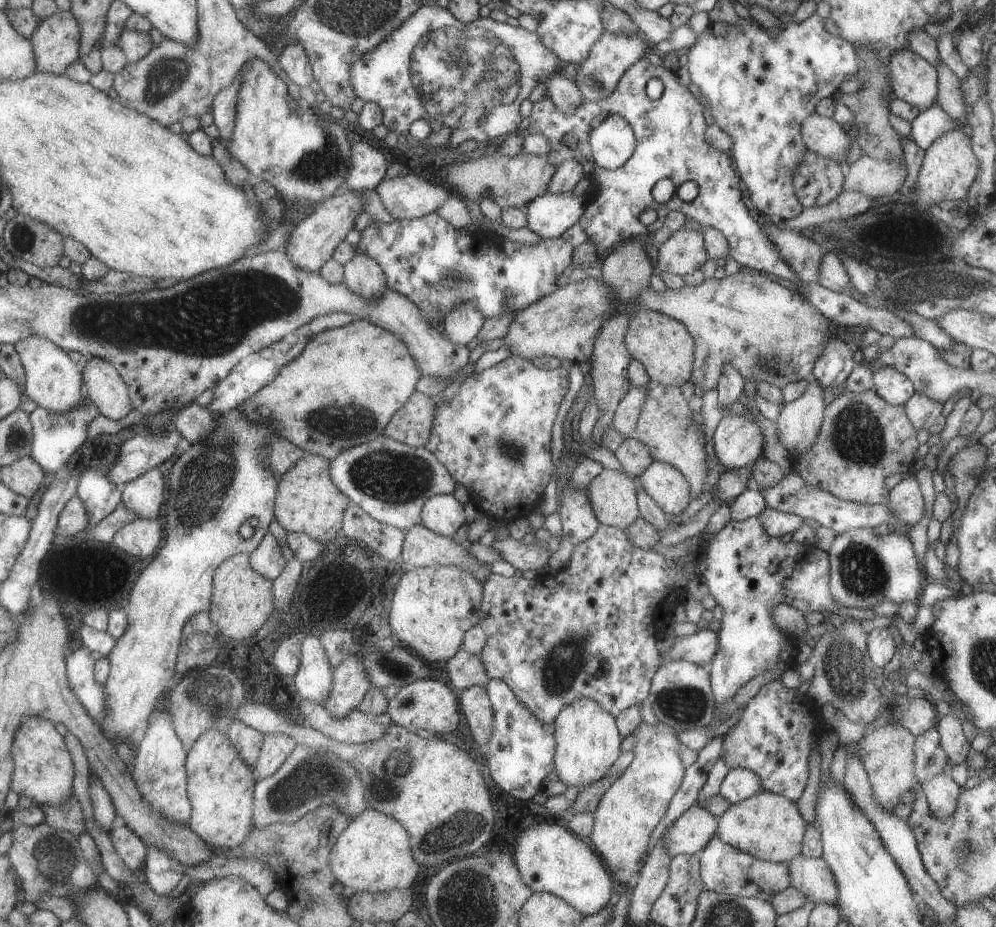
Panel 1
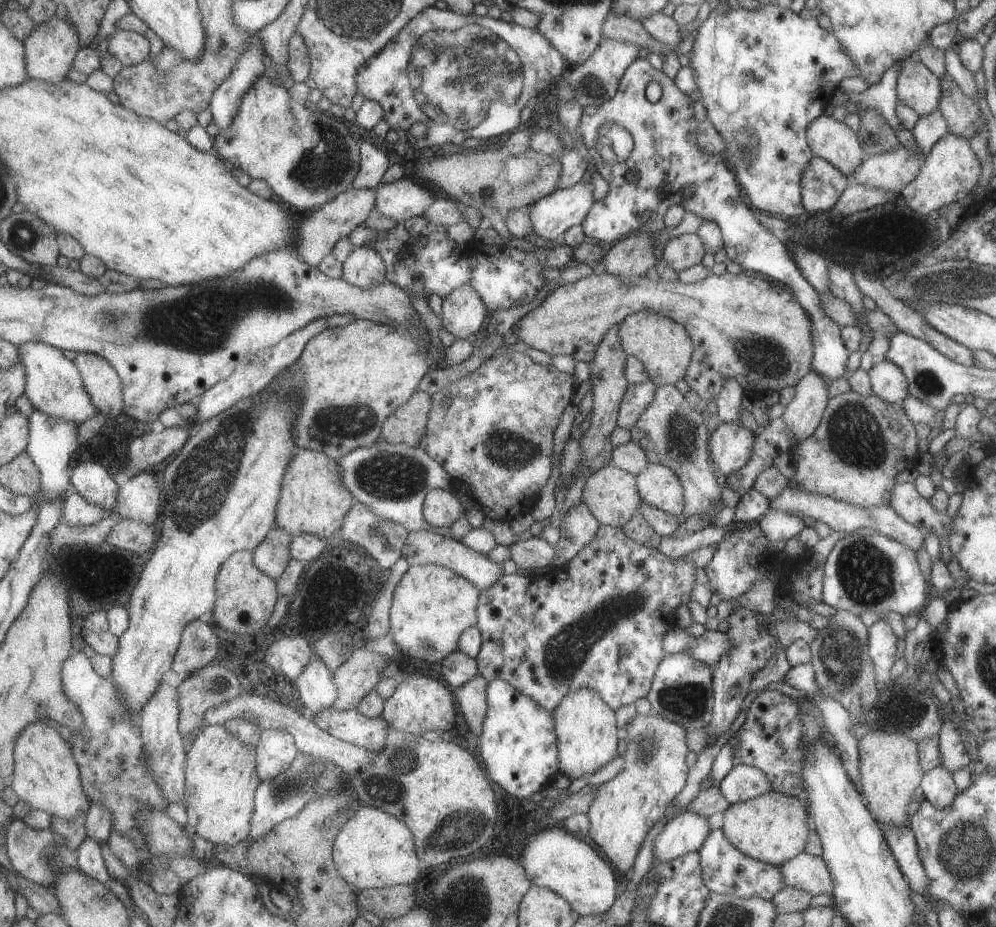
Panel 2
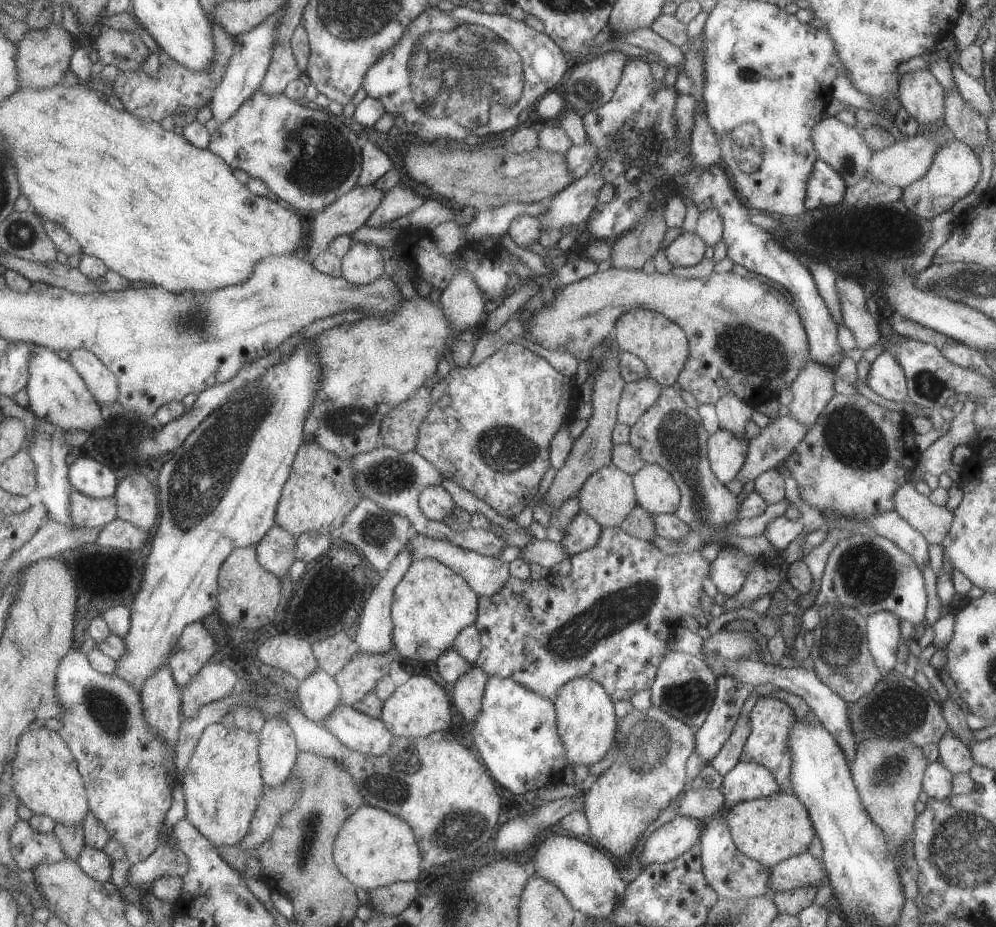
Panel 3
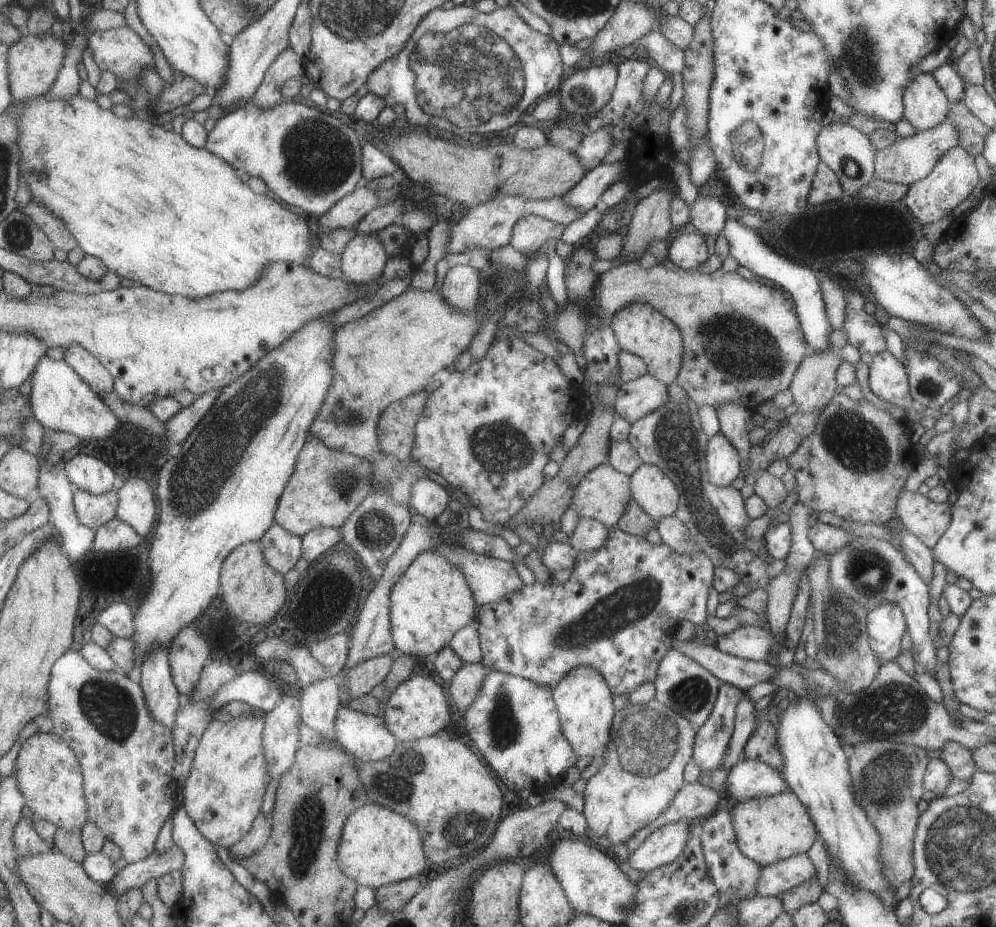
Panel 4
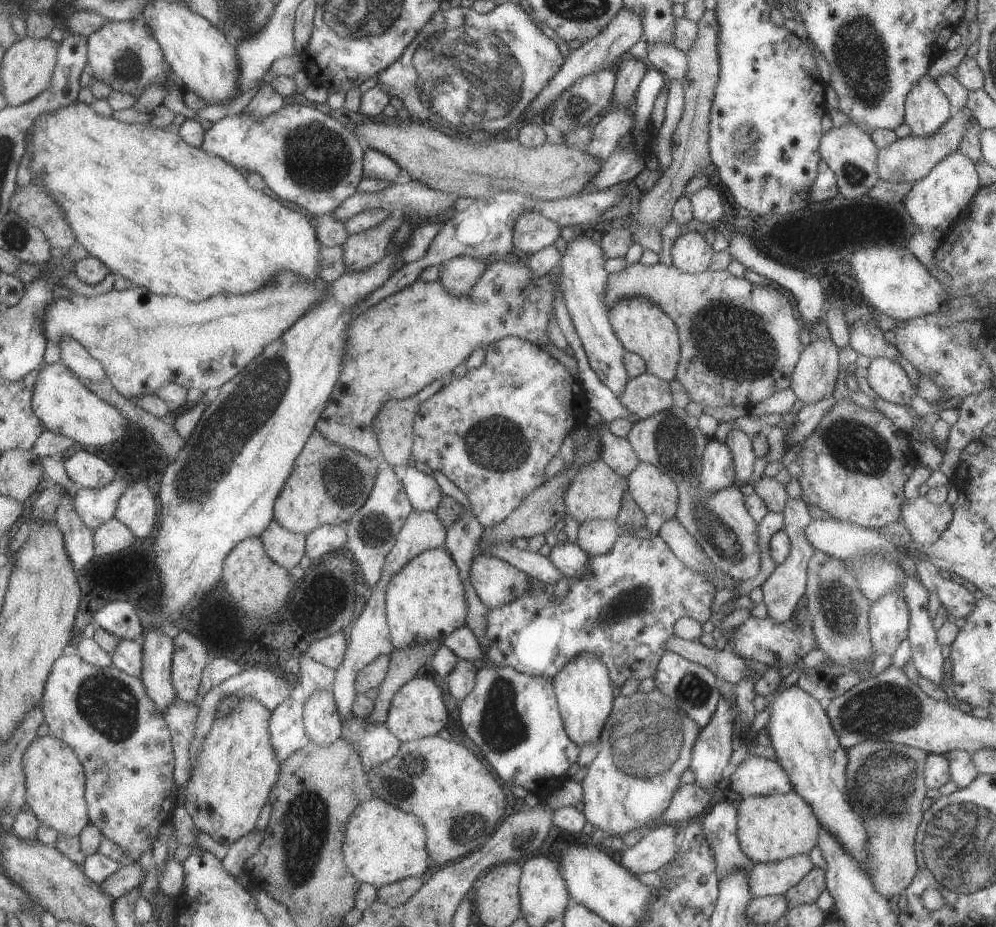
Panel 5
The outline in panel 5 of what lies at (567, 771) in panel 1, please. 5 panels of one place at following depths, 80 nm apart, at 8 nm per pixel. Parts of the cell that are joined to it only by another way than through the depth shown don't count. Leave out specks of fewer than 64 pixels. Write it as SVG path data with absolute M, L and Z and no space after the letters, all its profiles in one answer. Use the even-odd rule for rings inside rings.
M581 653L561 667L561 670L552 678L552 685L563 728L569 740L578 747L588 743L597 745L614 699L614 688L611 686L603 663L589 653Z

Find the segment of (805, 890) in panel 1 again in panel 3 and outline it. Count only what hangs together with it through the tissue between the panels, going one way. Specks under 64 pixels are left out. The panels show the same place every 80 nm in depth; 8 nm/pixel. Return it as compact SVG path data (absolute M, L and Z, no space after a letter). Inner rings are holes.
M805 852L782 860L770 867L770 885L773 893L801 887L819 888L826 875L823 863Z

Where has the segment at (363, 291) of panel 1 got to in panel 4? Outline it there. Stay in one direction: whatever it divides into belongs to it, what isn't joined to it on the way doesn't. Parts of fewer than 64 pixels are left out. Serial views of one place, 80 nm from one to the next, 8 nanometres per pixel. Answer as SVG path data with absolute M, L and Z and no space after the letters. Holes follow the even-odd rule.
M357 234L347 243L339 257L344 278L360 286L381 277L389 256L374 234Z

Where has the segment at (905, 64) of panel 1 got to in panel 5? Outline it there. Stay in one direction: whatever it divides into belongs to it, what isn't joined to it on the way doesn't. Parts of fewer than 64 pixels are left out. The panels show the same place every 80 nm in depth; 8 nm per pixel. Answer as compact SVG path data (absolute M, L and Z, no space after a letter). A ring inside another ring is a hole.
M927 73L905 95L904 123L916 137L933 134L951 115L949 101Z

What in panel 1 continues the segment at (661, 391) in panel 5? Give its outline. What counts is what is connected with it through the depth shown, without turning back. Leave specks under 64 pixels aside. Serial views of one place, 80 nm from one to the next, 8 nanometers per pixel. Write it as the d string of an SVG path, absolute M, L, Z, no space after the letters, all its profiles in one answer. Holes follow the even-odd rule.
M631 385L629 391L618 403L613 420L611 420L611 427L619 434L627 436L627 439L634 439L636 422L643 402L645 402L645 388Z

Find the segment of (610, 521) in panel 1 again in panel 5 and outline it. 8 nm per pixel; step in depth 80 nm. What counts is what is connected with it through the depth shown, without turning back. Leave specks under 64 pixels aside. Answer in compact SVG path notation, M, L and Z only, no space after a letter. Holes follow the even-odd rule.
M601 459L578 468L575 478L568 484L564 494L566 514L582 523L589 519L614 521L618 515L622 496L628 490L626 477L613 472Z

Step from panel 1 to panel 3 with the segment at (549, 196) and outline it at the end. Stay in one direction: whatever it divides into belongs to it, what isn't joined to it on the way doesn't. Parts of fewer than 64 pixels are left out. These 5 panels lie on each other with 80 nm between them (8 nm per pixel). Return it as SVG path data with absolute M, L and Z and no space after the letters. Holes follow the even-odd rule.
M599 173L585 174L546 200L546 209L535 216L540 226L536 241L551 252L561 237L561 228L576 226L579 222L585 223L597 204L595 198L603 183Z

